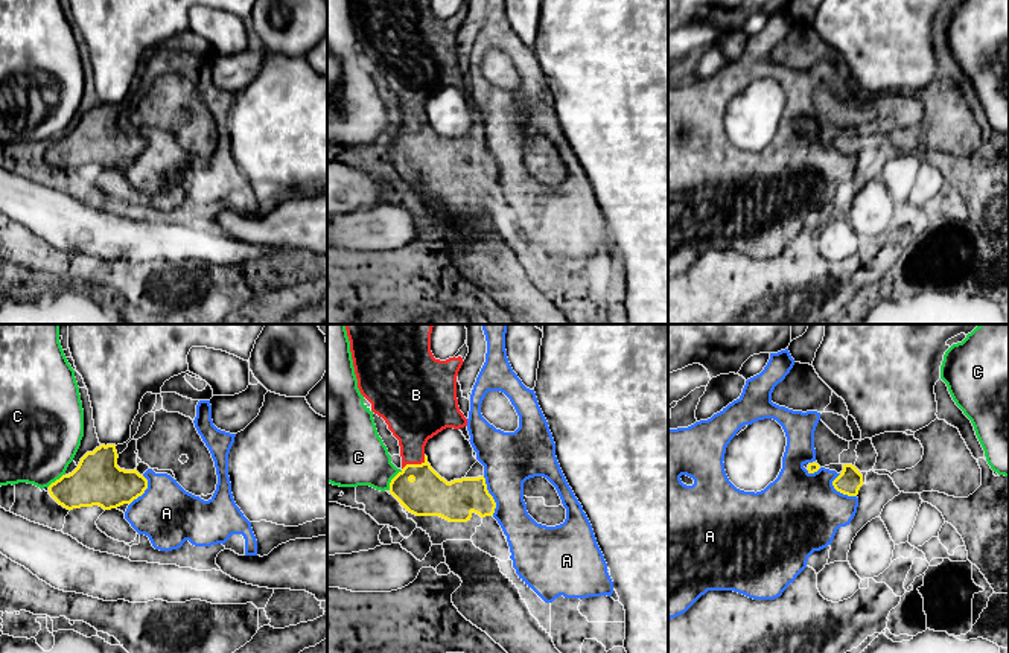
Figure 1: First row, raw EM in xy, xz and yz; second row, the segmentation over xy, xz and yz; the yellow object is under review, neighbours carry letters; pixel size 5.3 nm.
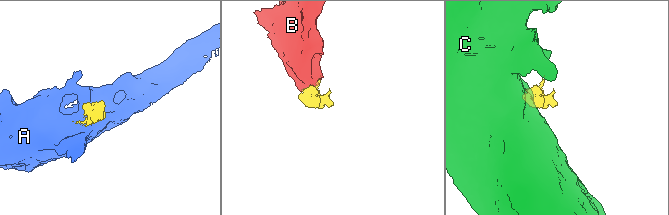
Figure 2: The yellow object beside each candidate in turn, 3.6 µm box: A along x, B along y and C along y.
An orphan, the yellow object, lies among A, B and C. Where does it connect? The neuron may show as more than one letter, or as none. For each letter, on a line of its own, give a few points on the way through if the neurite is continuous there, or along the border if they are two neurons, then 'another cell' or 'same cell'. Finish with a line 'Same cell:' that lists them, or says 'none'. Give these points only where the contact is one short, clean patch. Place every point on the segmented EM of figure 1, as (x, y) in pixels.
A: along xz (483, 477), (487, 492), (495, 503), (493, 515) | another cell
B: same cell
C: along xz (402, 471), (391, 480), (388, 489) | another cell
Same cell: B

